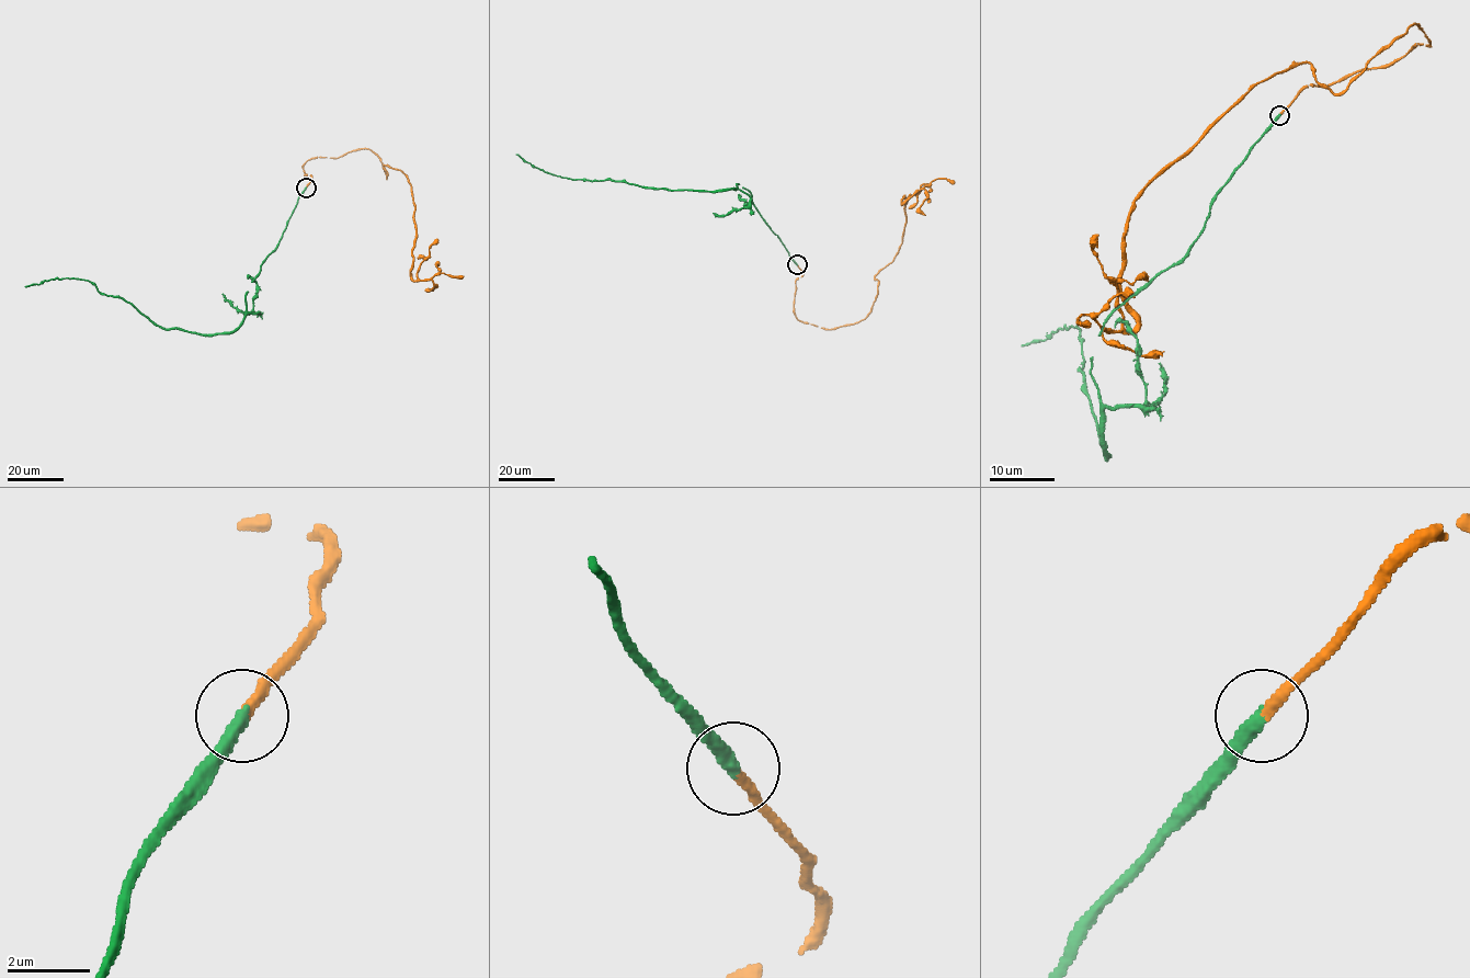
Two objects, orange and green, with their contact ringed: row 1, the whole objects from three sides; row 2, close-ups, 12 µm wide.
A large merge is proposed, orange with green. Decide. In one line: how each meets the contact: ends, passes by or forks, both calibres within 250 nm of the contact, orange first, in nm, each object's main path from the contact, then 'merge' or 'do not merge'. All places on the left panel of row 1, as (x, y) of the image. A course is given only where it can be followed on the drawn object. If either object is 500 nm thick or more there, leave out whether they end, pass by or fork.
orange ends; green ends; calibres 240 and 360 nm; course orange (305, 188), (308, 160), (372, 150), (386, 178), (384, 165), (411, 186), (411, 279), (463, 277); course green (305, 188), (278, 246), (248, 276), (260, 313), (232, 331), (162, 329), (83, 280), (24, 286); merge

